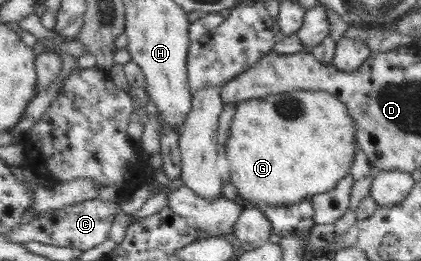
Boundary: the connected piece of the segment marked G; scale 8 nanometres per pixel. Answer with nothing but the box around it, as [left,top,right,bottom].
[225,89,359,206]

